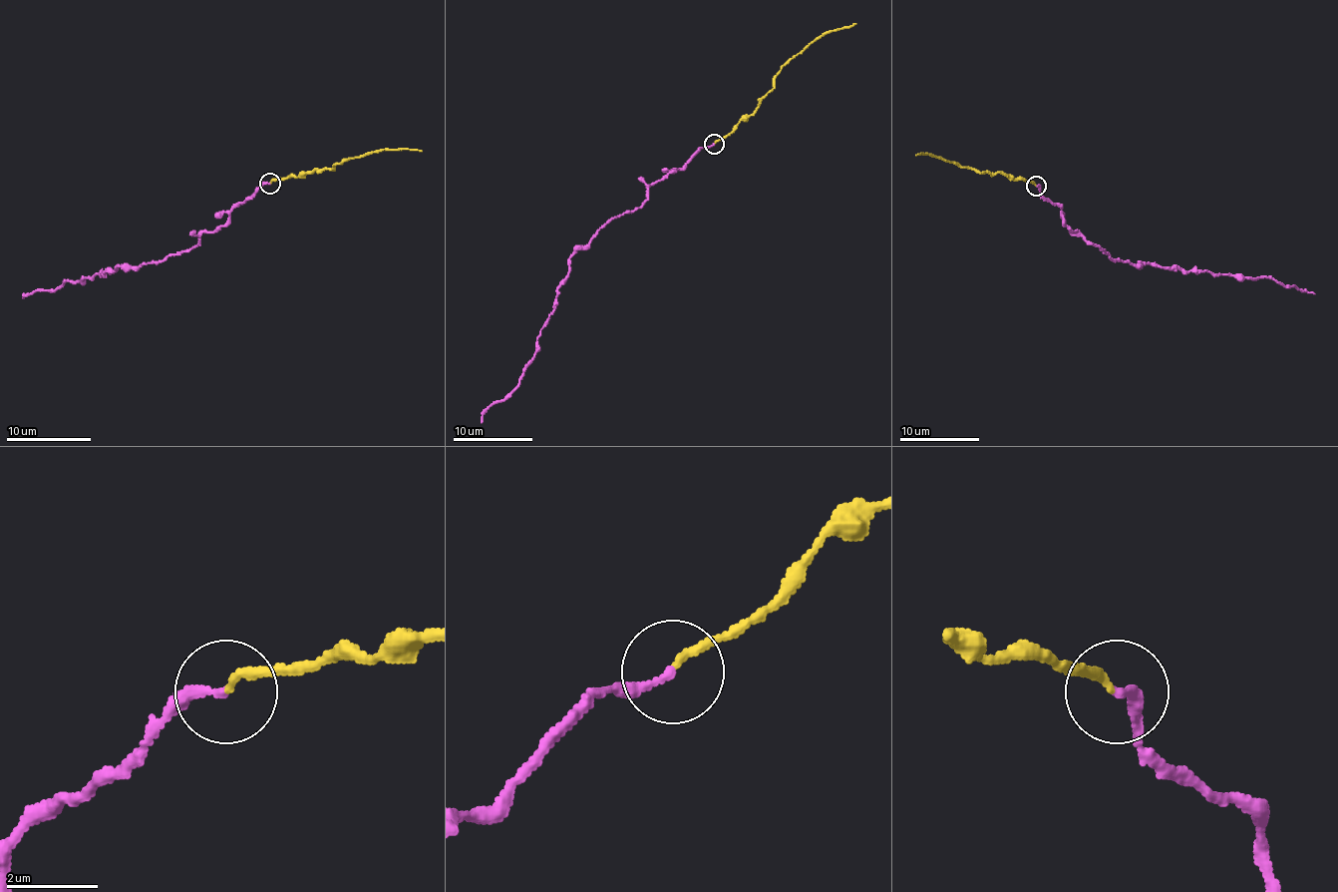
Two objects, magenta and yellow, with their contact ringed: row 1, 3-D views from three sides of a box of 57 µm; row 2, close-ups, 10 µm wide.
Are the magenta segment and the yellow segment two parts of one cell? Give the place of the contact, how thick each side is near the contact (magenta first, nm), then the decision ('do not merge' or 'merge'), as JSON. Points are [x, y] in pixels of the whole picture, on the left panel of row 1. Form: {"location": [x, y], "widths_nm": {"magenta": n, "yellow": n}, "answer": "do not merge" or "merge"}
{"location": [270, 183], "widths_nm": {"magenta": 200, "yellow": 180}, "answer": "merge"}

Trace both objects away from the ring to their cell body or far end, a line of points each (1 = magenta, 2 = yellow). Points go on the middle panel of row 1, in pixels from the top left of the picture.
1: (713, 145), (652, 185), (638, 209), (608, 222), (570, 257), (568, 277), (522, 379), (493, 403), (481, 423)
2: (713, 143), (745, 121), (773, 87), (775, 75), (811, 43), (831, 31), (856, 23)

